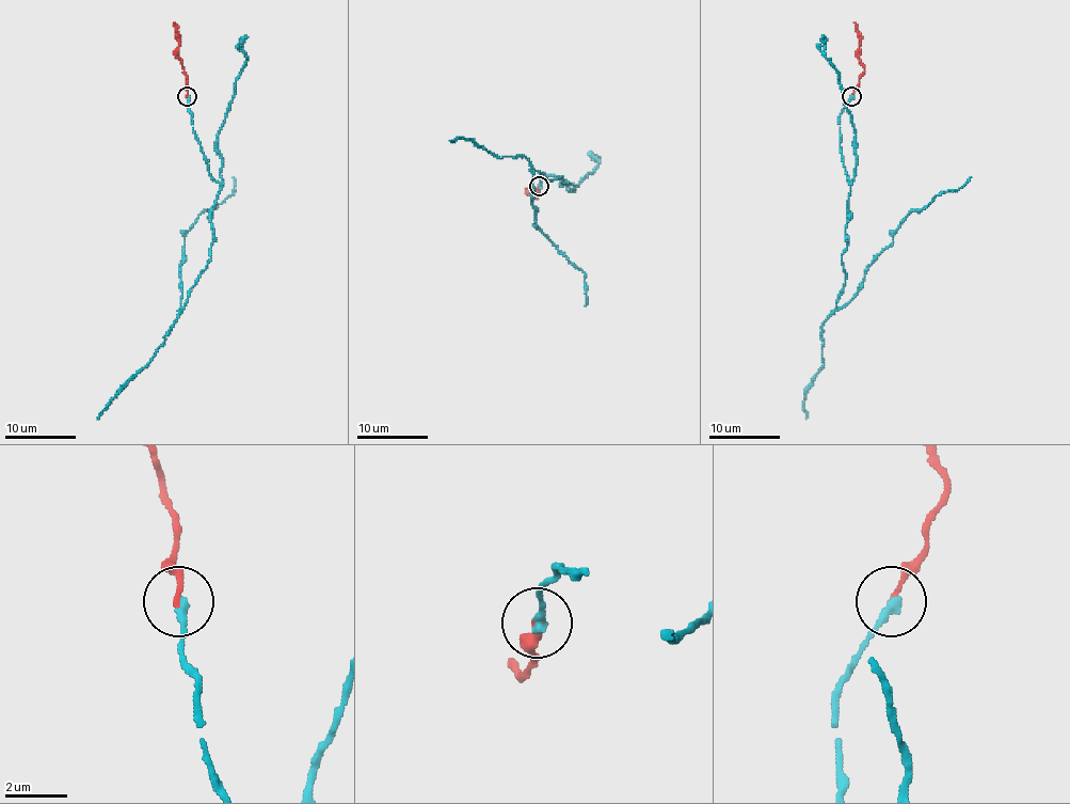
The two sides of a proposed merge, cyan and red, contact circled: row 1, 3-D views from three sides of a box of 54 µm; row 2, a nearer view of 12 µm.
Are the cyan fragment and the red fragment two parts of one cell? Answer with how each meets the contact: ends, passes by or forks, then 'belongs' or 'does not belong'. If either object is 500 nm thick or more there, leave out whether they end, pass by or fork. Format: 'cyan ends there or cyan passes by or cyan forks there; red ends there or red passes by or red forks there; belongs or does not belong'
cyan ends there; red ends there; belongs

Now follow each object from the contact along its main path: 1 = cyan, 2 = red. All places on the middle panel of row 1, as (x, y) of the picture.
1: (540, 186), (543, 174), (572, 185), (534, 170), (532, 199), (536, 227), (584, 273), (584, 305)
2: (540, 186), (536, 199), (525, 188)

